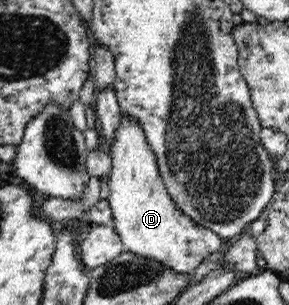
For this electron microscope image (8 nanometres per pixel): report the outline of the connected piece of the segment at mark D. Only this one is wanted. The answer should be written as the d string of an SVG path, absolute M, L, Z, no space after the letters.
M121 119L115 141L106 148L111 156L107 184L108 205L112 209L113 227L126 251L148 261L156 261L172 273L194 274L196 268L214 252L224 254L228 241L210 229L197 225L176 207L162 184L156 157L136 121Z

